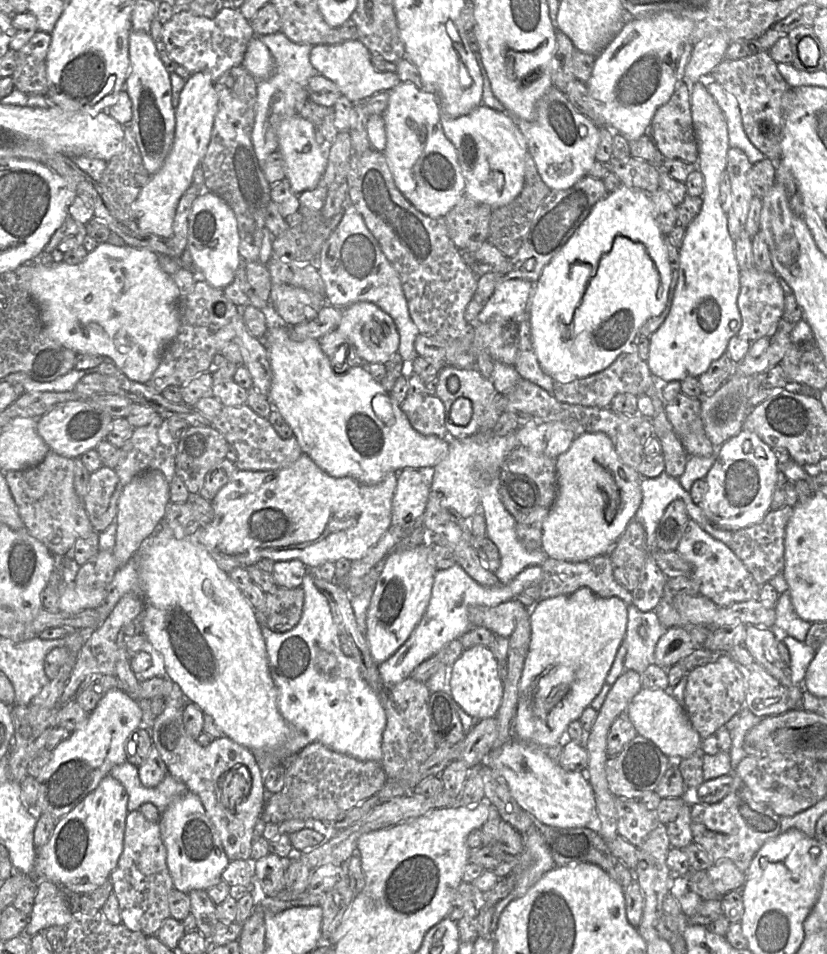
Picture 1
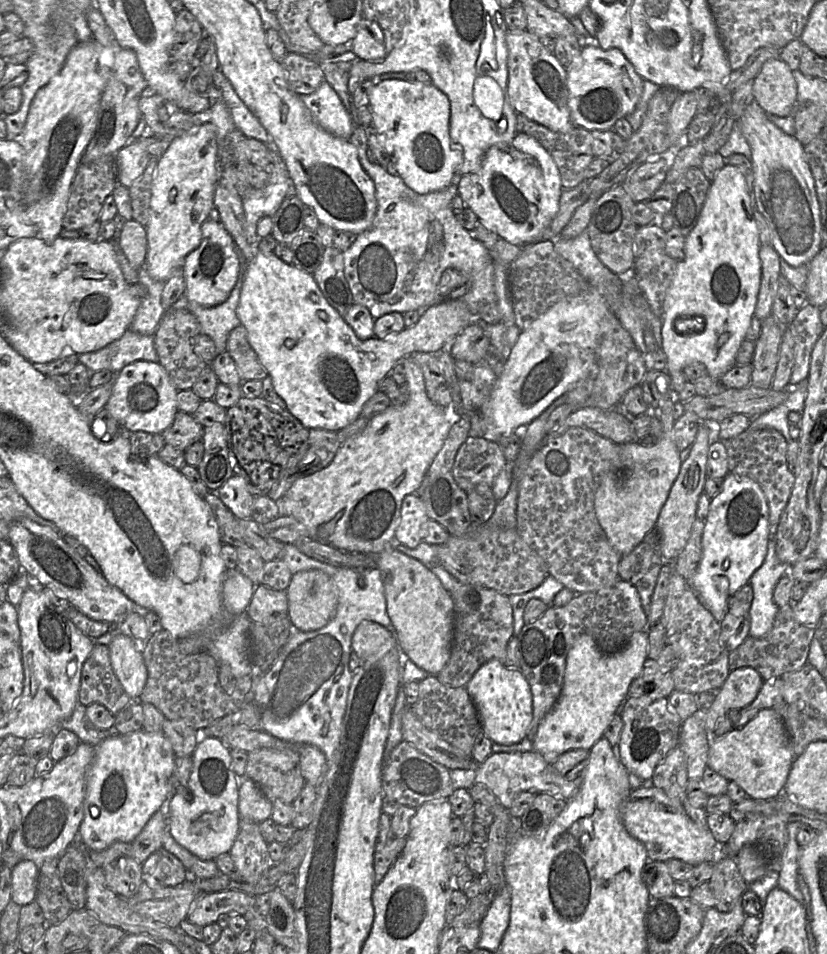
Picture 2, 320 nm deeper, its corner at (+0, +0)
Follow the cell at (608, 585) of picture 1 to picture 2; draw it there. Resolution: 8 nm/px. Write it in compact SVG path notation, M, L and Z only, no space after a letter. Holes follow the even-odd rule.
M619 579L613 586L596 592L576 593L564 606L549 606L534 623L525 624L517 635L520 671L530 685L533 719L526 738L533 740L538 726L557 702L564 683L566 658L580 635L589 635L600 650L613 654L622 650L635 632L648 629L648 616L635 585Z

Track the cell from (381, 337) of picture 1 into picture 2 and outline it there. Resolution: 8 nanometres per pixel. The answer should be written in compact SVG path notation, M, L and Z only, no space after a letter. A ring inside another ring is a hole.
M408 357L403 358L402 364L406 384L409 386L408 401L403 406L390 405L373 416L363 431L342 443L333 460L325 468L294 481L276 501L279 515L294 517L302 523L311 540L330 544L341 551L367 555L378 555L386 547L394 545L404 497L418 491L450 428L462 416L458 384L450 384L450 404L439 405L427 395L421 368Z

